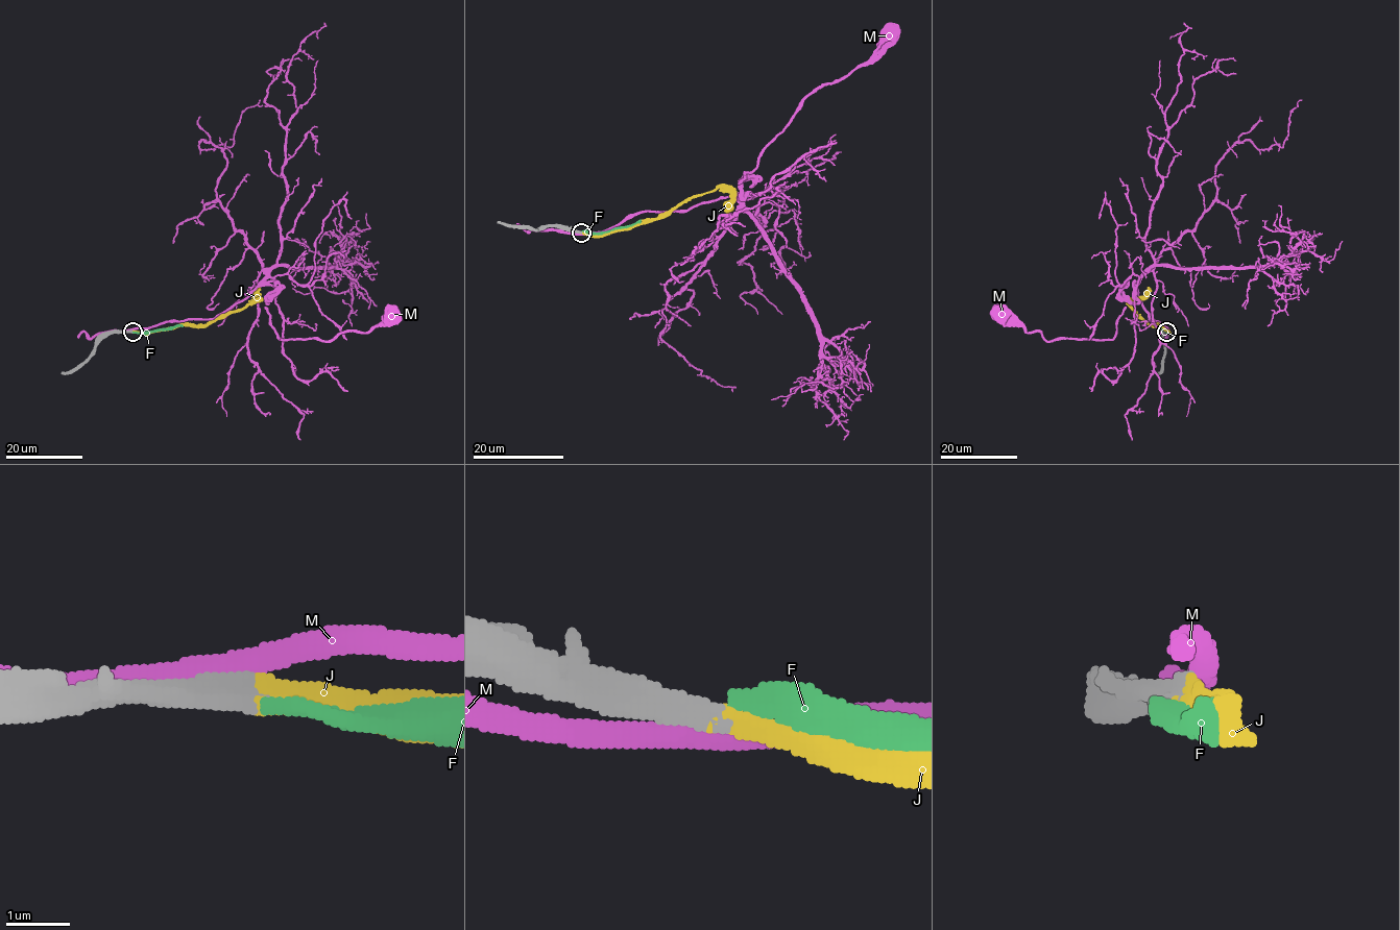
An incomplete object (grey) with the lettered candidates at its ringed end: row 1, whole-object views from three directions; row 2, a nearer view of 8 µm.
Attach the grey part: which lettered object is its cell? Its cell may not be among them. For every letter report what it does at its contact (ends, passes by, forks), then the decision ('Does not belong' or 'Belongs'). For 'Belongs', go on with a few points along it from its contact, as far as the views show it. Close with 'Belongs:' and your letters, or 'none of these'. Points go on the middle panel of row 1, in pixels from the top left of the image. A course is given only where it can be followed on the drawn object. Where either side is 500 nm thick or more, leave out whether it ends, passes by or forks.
F: It ends there. Does not belong
J: It ends there. Belongs. Its course: (581, 233), (608, 235), (631, 229), (664, 218), (688, 199), (720, 187), (731, 197), (727, 212)
M: Does not belong
Belongs: J

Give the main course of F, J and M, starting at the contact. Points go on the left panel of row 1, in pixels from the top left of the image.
F: (133, 332), (155, 332), (183, 325)
J: (131, 332), (206, 325), (222, 315), (249, 304), (259, 297), (256, 288)
M: (129, 329), (212, 319), (265, 285), (274, 289), (265, 307), (281, 339), (330, 341), (369, 332), (391, 311)

